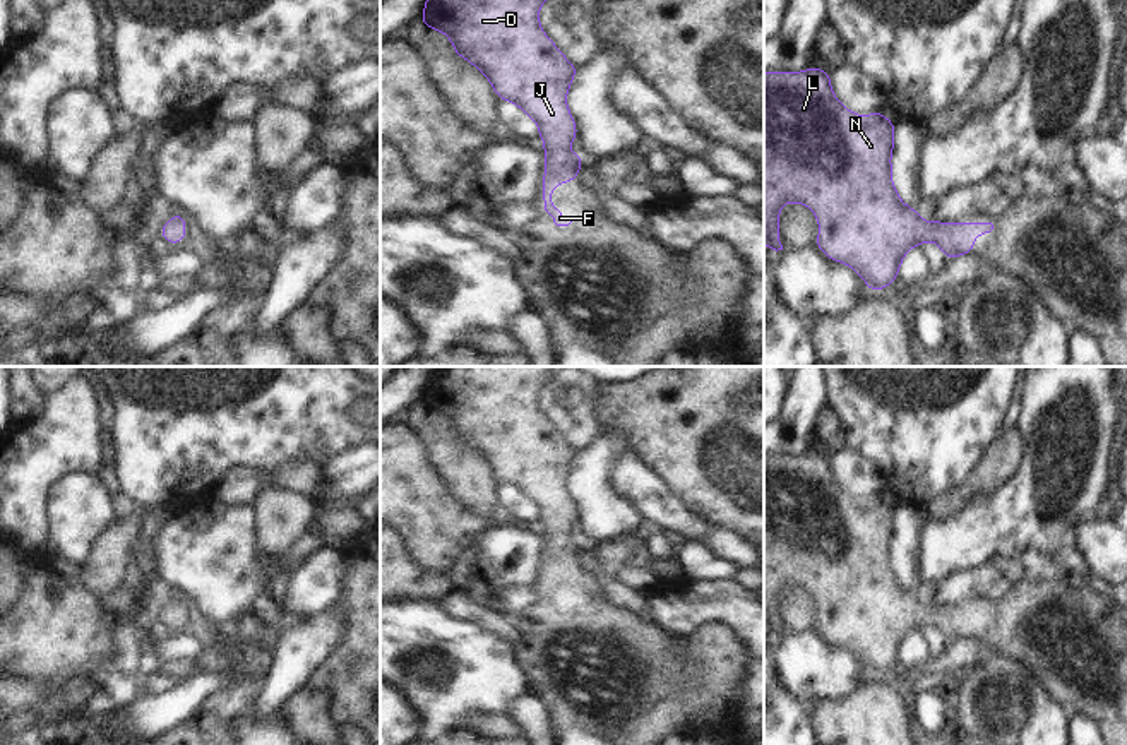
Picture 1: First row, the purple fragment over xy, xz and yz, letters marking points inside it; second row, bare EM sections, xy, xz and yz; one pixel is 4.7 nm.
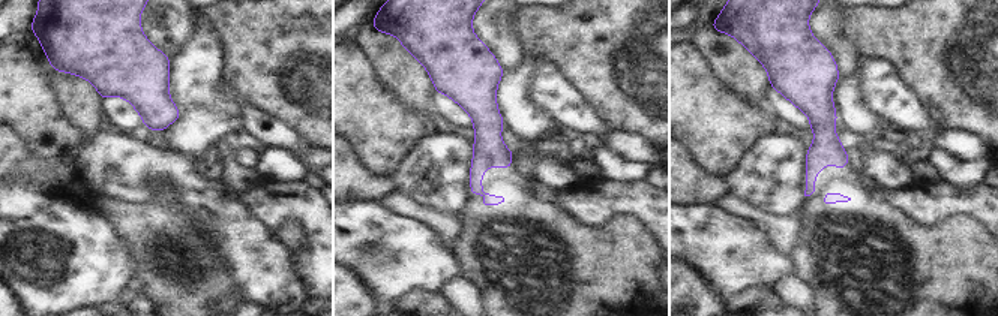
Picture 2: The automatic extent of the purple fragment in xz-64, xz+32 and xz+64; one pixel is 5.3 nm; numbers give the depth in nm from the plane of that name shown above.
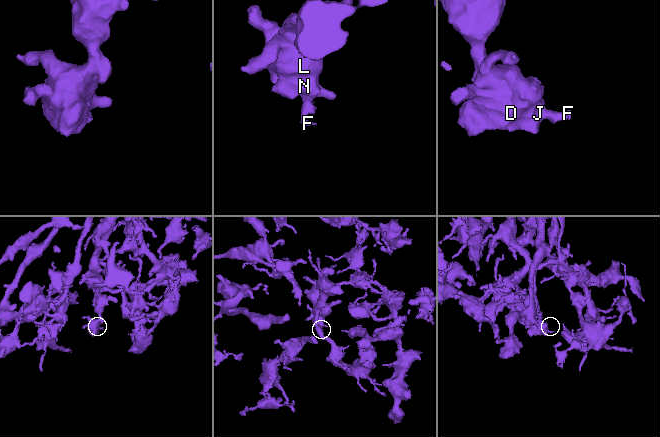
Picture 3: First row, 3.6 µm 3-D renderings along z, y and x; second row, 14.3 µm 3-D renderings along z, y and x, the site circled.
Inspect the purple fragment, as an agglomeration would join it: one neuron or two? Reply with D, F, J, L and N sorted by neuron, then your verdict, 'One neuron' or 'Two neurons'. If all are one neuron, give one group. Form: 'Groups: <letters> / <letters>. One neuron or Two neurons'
Groups: D F J L N. One neuron

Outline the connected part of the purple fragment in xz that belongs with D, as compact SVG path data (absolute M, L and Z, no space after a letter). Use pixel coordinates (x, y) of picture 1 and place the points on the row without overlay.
M438 367L430 372L420 404L450 421L454 435L471 445L493 469L498 483L517 488L540 512L540 522L546 527L543 533L546 553L543 558L541 581L543 596L553 601L557 610L569 610L572 603L558 596L550 584L555 570L564 565L575 565L582 539L572 538L567 529L577 522L575 505L567 492L567 474L577 457L564 437L540 411L540 389L546 385L558 367Z

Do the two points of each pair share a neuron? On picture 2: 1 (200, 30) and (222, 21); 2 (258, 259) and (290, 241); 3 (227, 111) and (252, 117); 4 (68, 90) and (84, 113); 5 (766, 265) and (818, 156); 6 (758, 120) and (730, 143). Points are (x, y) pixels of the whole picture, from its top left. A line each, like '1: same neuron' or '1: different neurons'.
1: different neurons
2: different neurons
3: different neurons
4: same neuron
5: different neurons
6: same neuron

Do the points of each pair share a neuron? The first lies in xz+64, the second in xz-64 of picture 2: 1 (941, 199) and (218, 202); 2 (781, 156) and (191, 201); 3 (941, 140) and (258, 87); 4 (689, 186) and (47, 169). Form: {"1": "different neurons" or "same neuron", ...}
{"1": "different neurons", "2": "same neuron", "3": "different neurons", "4": "same neuron"}

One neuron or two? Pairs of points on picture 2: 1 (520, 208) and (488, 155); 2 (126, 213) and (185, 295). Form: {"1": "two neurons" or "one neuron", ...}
{"1": "one neuron", "2": "one neuron"}

